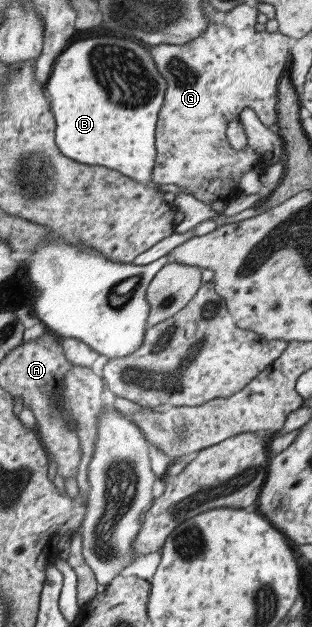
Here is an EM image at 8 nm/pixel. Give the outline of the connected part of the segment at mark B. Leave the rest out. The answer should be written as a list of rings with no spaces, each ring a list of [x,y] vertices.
[[[88,38],[71,43],[56,59],[47,80],[51,111],[56,120],[56,144],[60,152],[80,164],[104,166],[132,178],[138,183],[150,184],[156,148],[154,128],[162,108],[166,80],[152,62],[150,48],[147,50],[128,39]]]

